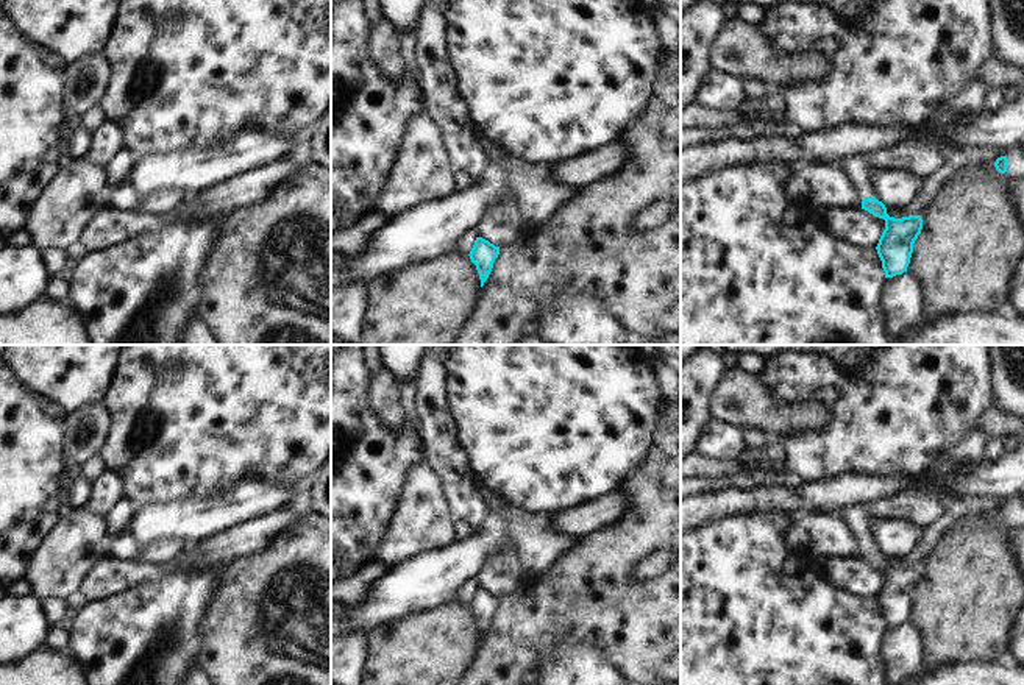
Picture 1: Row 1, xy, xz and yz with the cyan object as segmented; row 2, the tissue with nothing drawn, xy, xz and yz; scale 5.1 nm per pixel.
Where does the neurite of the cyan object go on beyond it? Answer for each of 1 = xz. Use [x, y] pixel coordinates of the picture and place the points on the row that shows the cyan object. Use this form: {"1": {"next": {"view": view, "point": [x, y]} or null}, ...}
{"1": {"next": null}}

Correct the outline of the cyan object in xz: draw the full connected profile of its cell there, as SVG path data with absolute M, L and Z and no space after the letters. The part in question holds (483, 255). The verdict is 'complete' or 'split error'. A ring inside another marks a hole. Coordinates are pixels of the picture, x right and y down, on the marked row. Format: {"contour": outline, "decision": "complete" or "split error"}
{"contour": "M476 237L475 245L468 256L471 262L476 265L481 279L481 287L487 281L498 254L500 254L500 247L495 247L493 243L490 243L482 237Z", "decision": "complete"}

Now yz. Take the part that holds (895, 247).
{"contour": "M849 154L841 158L837 165L844 170L857 190L865 195L862 209L885 220L885 229L876 247L885 278L902 275L907 272L913 253L913 243L923 229L921 215L894 218L887 214L885 204L871 195L869 156Z", "decision": "split error"}

